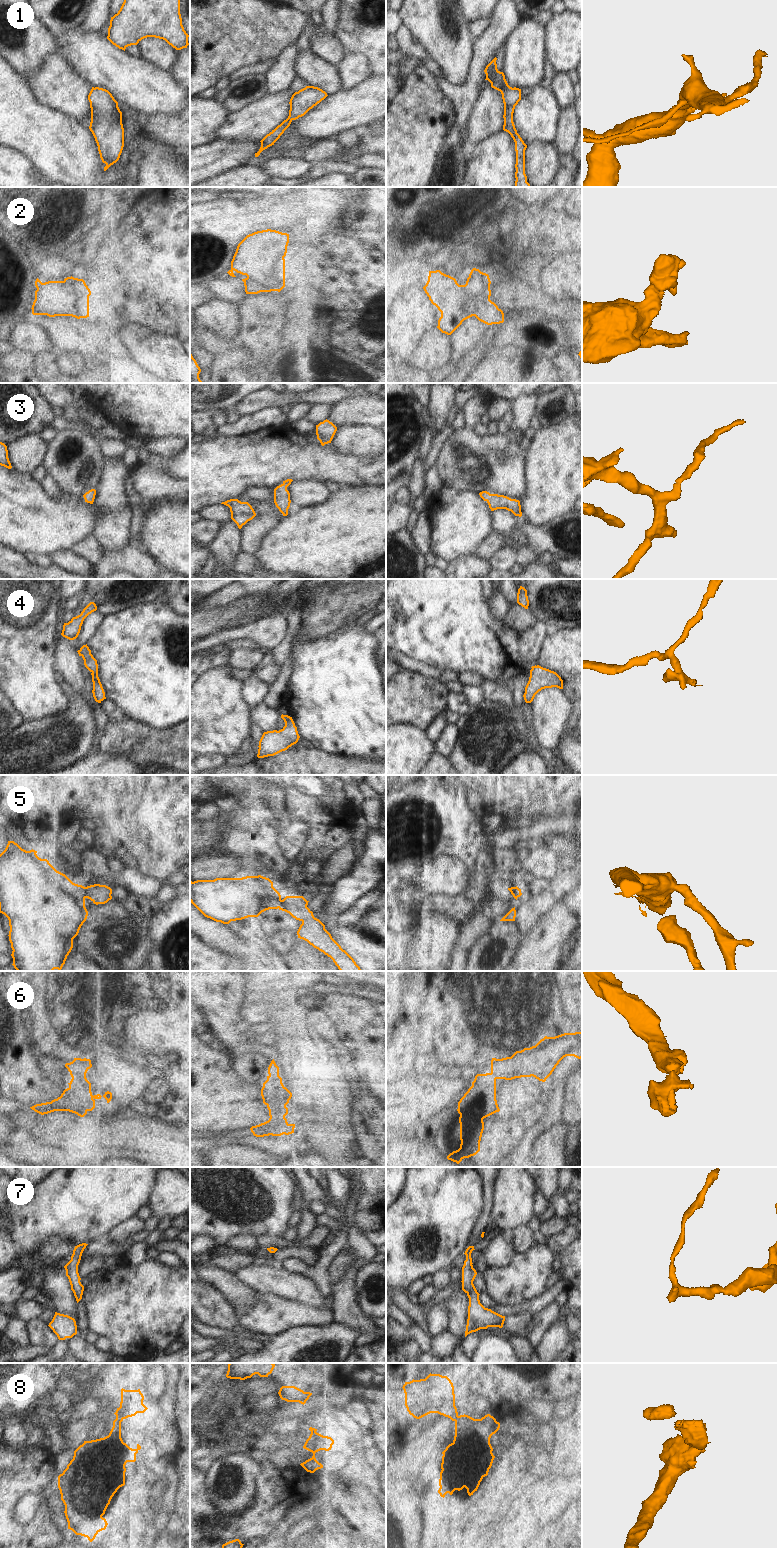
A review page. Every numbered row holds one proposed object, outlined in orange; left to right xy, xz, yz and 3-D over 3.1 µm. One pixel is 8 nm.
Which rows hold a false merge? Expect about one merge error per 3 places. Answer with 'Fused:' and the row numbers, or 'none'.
Fused: 2, 5, 8

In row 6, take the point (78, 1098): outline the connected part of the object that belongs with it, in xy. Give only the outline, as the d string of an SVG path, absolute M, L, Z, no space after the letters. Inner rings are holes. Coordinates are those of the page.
M74 1058L65 1067L72 1077L69 1087L63 1091L60 1097L51 1102L36 1104L30 1107L35 1112L44 1115L54 1111L69 1111L84 1117L88 1111L95 1108L95 1100L101 1099L101 1095L92 1095L91 1083L86 1078L87 1071L92 1067L90 1059Z

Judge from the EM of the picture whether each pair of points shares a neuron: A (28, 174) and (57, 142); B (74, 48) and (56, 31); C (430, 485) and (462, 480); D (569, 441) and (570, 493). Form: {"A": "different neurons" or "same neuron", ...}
{"A": "different neurons", "B": "different neurons", "C": "different neurons", "D": "same neuron"}

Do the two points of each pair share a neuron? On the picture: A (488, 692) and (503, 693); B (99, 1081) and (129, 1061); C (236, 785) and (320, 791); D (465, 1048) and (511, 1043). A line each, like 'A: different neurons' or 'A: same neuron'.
A: same neuron
B: same neuron
C: same neuron
D: same neuron

